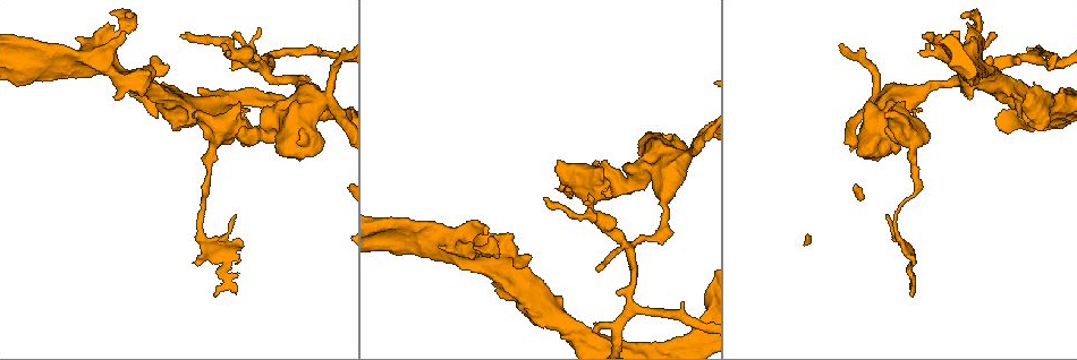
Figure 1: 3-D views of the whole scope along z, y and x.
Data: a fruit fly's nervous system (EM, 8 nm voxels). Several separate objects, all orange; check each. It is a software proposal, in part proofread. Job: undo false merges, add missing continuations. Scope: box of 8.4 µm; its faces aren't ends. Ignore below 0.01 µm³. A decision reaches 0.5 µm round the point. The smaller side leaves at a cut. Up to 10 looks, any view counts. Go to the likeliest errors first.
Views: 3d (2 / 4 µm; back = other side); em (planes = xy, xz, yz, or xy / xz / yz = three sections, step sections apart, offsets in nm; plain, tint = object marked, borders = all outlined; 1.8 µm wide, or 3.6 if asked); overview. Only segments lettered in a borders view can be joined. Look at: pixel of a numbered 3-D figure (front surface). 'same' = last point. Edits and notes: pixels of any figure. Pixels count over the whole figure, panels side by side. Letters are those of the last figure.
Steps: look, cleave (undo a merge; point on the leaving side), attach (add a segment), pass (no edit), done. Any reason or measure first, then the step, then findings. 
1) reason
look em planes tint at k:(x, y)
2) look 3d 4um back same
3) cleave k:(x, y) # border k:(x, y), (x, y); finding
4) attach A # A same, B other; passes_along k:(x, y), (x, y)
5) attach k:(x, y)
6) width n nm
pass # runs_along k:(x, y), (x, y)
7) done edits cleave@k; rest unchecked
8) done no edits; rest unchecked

look 3d 2um at 1:(897, 235)

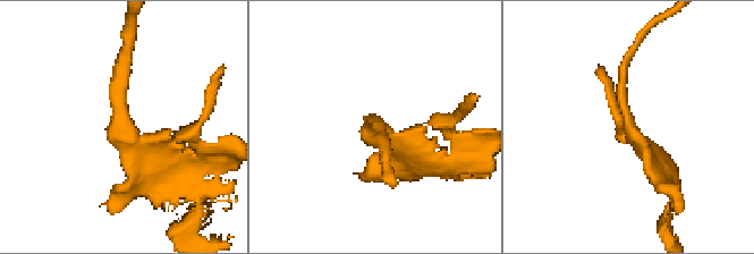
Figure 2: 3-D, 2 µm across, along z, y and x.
look em planes borders at 2:(374, 132)

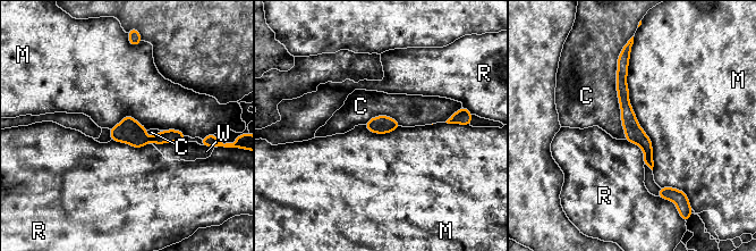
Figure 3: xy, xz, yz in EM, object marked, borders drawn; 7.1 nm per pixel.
pass # C other, M other, R other, W other; runs_along 3:(622, 60), (628, 119), (651, 164); continuous, no second neuron

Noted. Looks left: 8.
sudden change in width
look em xy step 8 tint at 1:(115, 34)

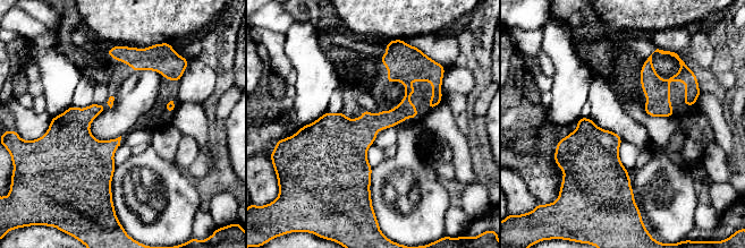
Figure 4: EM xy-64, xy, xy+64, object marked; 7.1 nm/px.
cut it another way
look em yz step 8 borders same

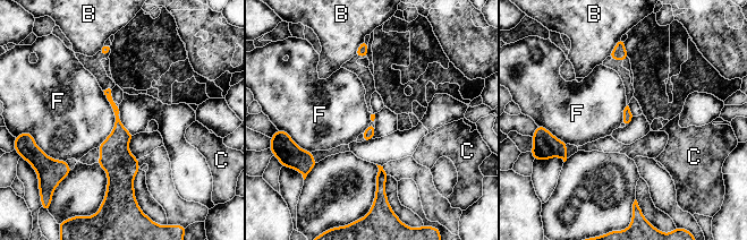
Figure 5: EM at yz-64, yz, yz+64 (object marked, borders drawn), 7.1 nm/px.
width 70 nm
pass # B other, C other, F other; runs_along 5:(108, 92), (127, 185); continuous, no second neuron

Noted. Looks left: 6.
calibre changes
look em planes borders at 1:(302, 138)

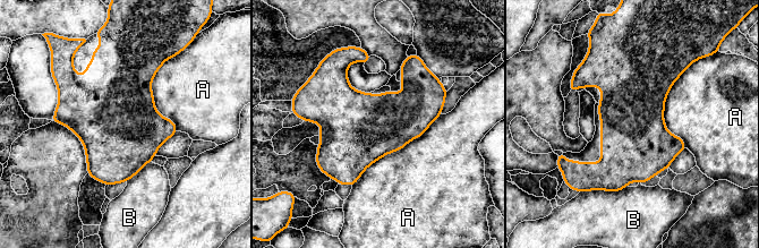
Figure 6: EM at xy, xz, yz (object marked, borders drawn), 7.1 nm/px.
pass # A other, B other; border 6:(441, 113), (352, 186); one neuron here

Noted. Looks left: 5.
branch stops here
look em xy step 16 tint at 1:(142, 100)

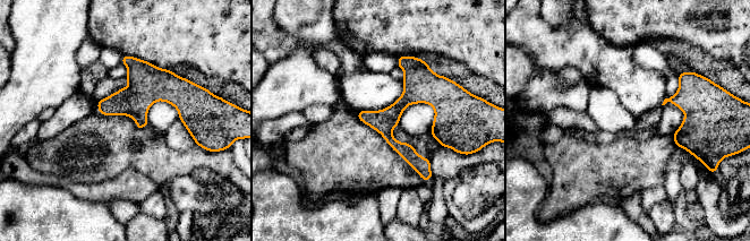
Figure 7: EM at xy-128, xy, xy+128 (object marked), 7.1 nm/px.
look em planes borders same

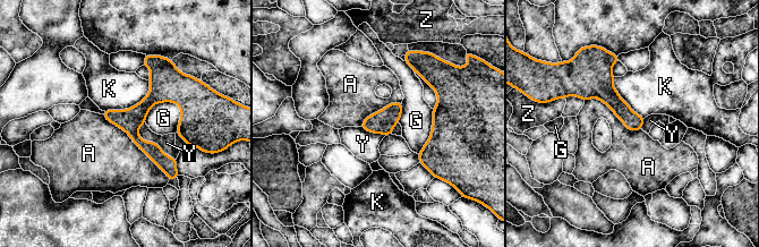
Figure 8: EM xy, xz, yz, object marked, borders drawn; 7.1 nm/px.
pass # A other, G other, K other, Y other, Z other; runs_along 8:(107, 113), (176, 96), (193, 116); none of them fits

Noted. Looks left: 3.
done no edits; rest unchecked

